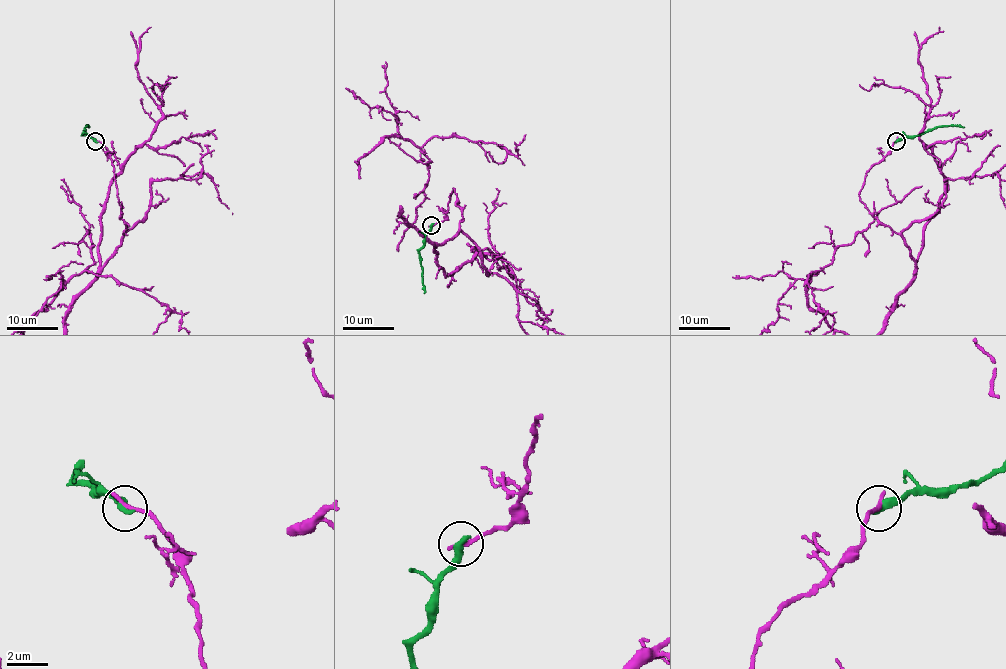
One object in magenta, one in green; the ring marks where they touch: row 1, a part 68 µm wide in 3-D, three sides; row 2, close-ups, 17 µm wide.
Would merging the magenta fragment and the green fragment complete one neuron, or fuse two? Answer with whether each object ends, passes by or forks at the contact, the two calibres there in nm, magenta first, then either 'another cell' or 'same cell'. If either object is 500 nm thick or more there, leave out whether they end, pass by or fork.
magenta ends | green ends | 240/440 nm | another cell

